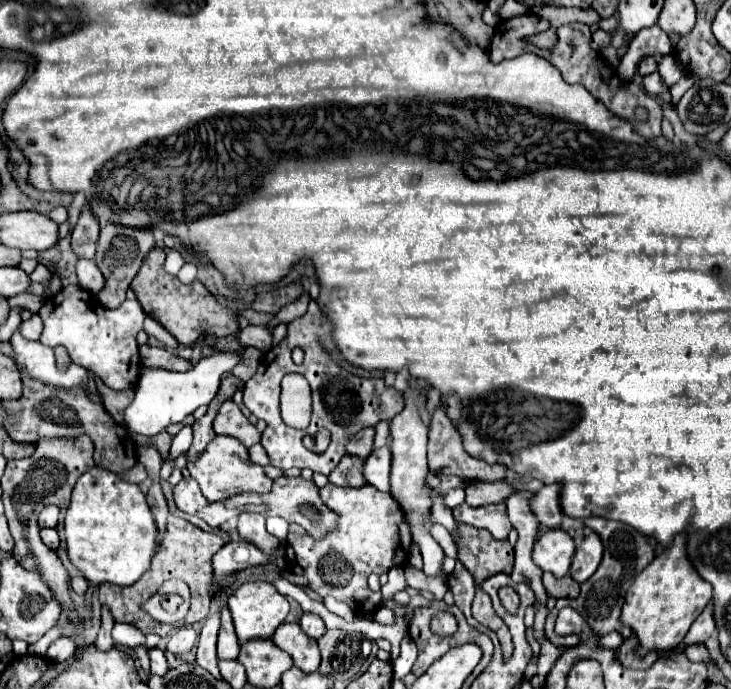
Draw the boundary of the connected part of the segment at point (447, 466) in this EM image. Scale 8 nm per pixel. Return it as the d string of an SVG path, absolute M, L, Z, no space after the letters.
M441 403L433 415L433 425L431 425L431 433L429 433L429 469L435 473L443 473L443 475L457 475L465 481L489 481L489 483L501 481L505 477L505 473L509 471L505 465L501 465L501 463L491 465L483 459L471 457L469 453L461 453L461 435L457 431L455 423L447 417L445 409L447 409L447 405Z

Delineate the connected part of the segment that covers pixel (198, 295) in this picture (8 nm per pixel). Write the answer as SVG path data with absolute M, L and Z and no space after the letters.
M153 247L147 257L143 259L143 267L139 269L137 277L131 283L131 289L135 291L143 311L159 321L177 341L179 345L191 345L201 335L215 335L215 337L227 337L239 331L237 313L219 305L217 297L207 291L207 287L201 281L193 281L191 285L183 285L177 277L169 275L163 267L165 263L165 249Z

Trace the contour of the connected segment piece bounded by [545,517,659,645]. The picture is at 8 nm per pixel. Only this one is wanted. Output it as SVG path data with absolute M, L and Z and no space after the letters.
M587 517L587 519L583 519L583 525L591 527L595 533L599 533L599 537L603 539L605 555L603 555L599 569L585 583L581 583L581 595L577 599L557 599L555 609L549 611L545 631L547 631L547 637L555 645L577 645L579 643L579 639L575 639L575 637L557 637L555 631L553 631L555 617L559 613L559 609L567 607L567 605L577 609L599 635L605 635L609 631L619 631L627 639L633 631L631 631L631 627L627 627L621 621L621 607L623 607L623 601L625 601L625 593L627 593L629 585L633 583L633 579L651 563L651 559L655 557L655 549L659 545L655 537L647 537L641 531L637 531L637 529L633 529L633 527L629 527L627 523L621 523L621 521L603 519L603 517Z

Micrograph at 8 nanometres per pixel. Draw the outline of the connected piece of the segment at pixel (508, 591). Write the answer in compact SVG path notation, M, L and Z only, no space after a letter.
M503 587L503 589L499 591L499 597L501 597L503 605L505 605L511 613L515 613L515 609L517 609L517 605L519 605L519 595L517 595L511 587Z

